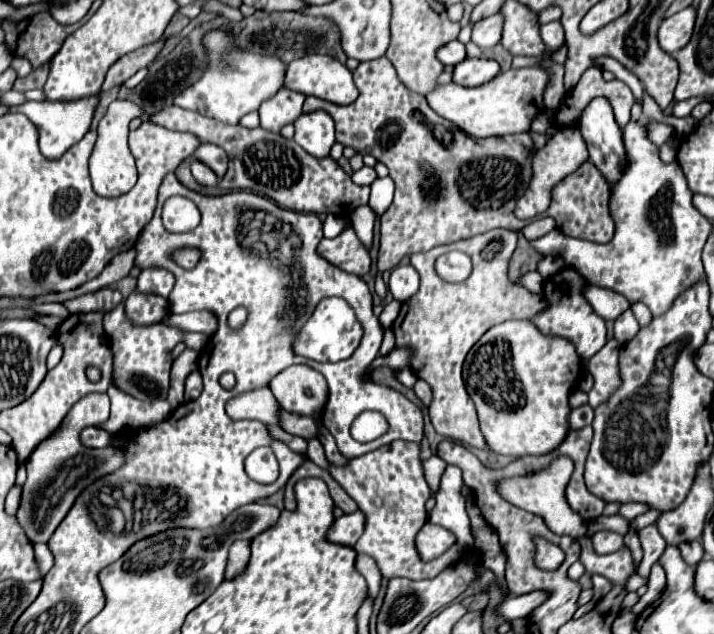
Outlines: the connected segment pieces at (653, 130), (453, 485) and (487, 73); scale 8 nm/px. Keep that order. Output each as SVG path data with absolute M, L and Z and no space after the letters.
M656 120L647 121L648 138L660 147L671 136L674 127L668 124L657 122Z
M447 465L441 479L441 489L435 495L437 505L429 513L429 521L455 533L457 545L461 549L471 549L473 535L471 535L469 517L465 511L465 497L461 495L461 485L463 485L461 469L455 465Z
M465 59L455 65L453 81L465 87L477 87L499 73L499 63L493 59Z

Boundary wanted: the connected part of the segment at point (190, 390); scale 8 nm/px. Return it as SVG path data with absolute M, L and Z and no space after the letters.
M199 371L191 373L191 377L187 377L187 383L185 383L185 401L193 401L201 395L201 389L203 389L203 381L199 377Z

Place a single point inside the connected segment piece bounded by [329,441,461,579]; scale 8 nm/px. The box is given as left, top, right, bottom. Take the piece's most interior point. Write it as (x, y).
(388, 484)

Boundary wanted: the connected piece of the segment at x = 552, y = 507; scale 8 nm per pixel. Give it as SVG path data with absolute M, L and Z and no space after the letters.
M555 457L555 461L551 461L549 467L539 469L535 473L529 473L525 477L507 477L507 495L509 495L509 503L525 509L529 513L535 513L539 517L543 517L543 521L547 523L547 527L557 533L557 535L569 535L569 537L583 537L587 531L587 523L581 519L579 513L575 513L567 499L565 499L565 487L567 481L573 473L573 461L569 457Z

